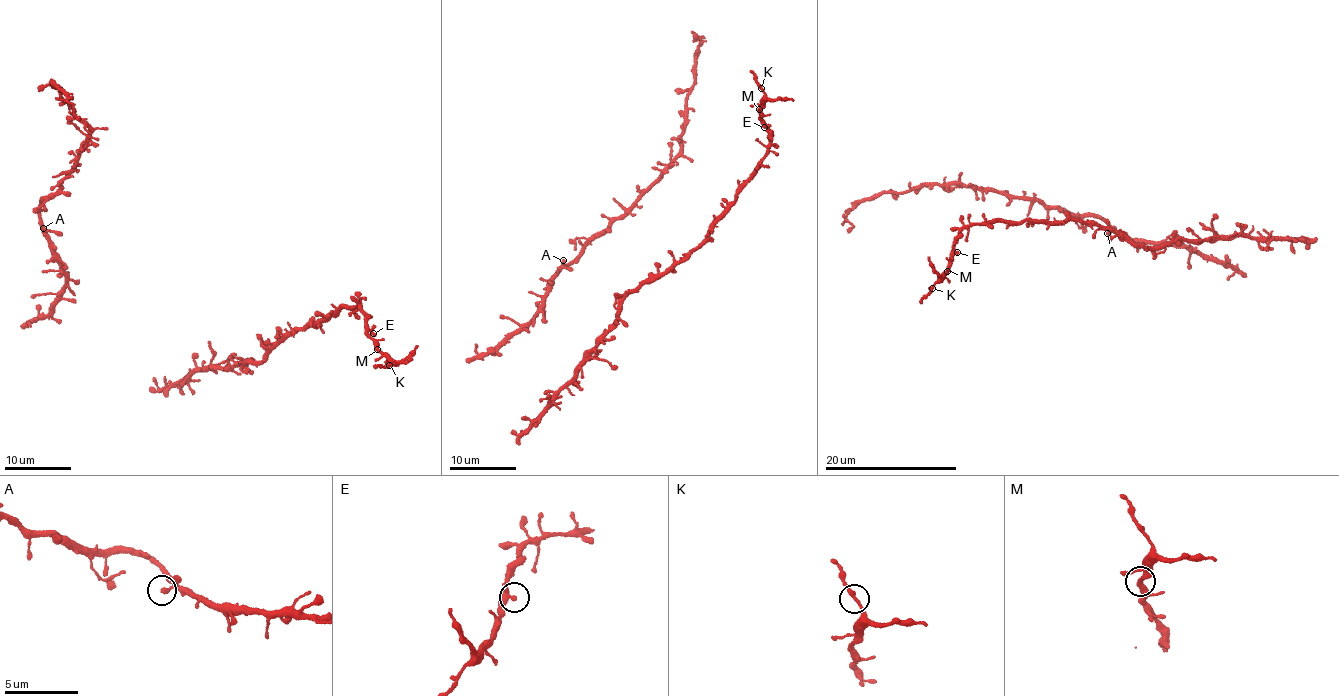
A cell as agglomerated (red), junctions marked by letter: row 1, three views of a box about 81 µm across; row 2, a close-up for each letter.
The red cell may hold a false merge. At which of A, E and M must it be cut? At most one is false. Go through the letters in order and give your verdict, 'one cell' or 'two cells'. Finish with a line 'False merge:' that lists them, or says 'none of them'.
A: one cell
E: one cell
M: one cell
False merge: none of them

